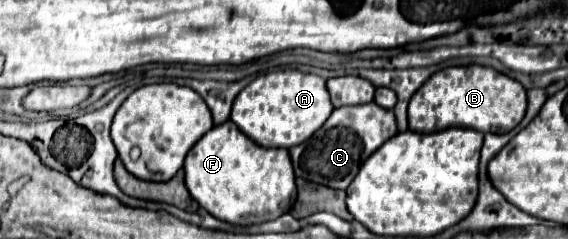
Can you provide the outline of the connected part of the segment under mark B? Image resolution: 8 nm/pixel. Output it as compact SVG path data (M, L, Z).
M468 65L468 67L446 67L434 73L408 105L408 121L412 131L442 131L448 127L470 127L482 133L508 133L514 129L526 113L526 89L498 73L492 67Z

